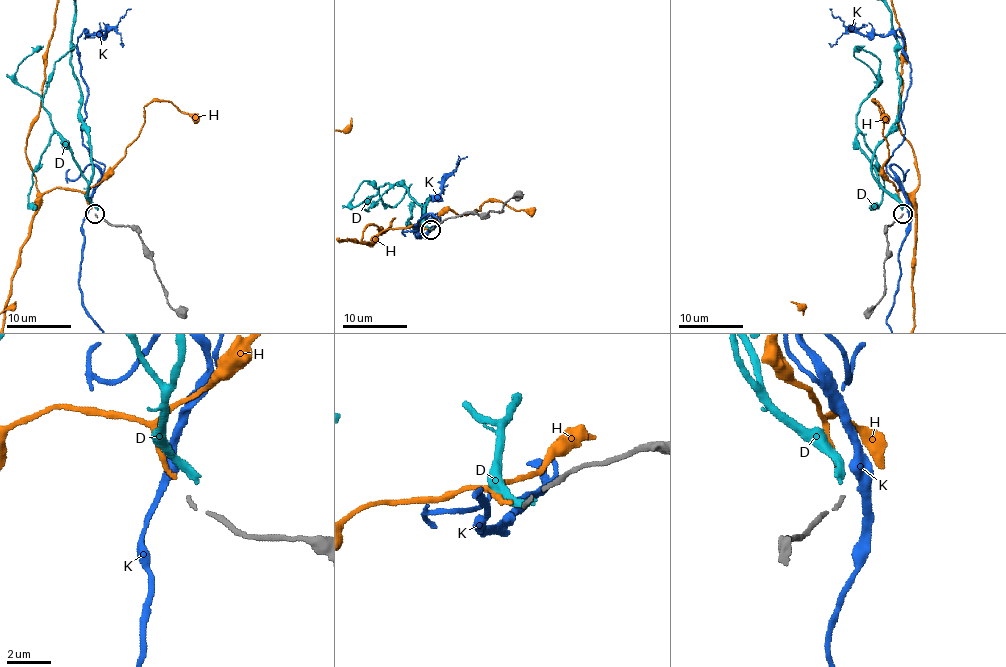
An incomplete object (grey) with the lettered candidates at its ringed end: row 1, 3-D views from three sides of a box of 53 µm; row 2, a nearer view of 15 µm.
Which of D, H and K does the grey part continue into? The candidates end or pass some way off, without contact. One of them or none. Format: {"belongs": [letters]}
{"belongs": ["H"]}

